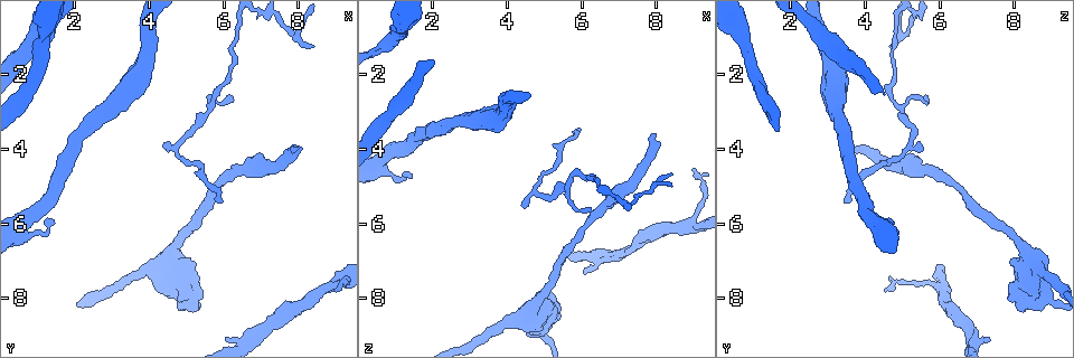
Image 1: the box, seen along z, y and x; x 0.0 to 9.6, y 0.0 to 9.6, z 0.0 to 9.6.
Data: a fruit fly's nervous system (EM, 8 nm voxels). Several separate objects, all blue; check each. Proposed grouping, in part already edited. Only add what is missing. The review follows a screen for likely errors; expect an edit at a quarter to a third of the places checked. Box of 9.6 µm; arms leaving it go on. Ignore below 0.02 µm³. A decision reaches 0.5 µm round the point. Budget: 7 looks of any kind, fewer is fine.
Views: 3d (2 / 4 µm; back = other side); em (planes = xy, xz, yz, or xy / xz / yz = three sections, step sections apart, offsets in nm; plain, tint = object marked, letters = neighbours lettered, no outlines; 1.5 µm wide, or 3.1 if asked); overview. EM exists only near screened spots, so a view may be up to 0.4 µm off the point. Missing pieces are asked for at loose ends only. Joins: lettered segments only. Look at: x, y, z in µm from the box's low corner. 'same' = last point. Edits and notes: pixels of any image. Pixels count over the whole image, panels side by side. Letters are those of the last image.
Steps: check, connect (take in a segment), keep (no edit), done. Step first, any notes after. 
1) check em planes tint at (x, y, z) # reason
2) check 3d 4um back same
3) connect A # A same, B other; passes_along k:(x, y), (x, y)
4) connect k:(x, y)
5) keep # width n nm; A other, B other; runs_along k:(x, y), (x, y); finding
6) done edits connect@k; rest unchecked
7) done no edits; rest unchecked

check em planes letters at (8.95, 7.80, 4.55) # tapers out

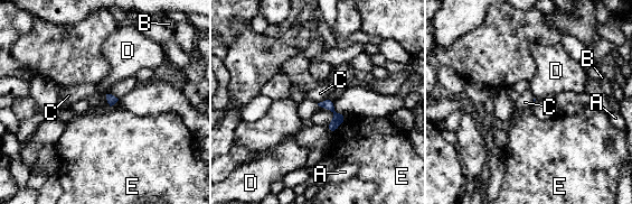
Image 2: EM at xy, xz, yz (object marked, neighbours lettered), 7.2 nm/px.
keep # A other, B other, C other, D other, E other; none of them fits

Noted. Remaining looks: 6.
check em planes tint at (5.95, 5.40, 3.45)

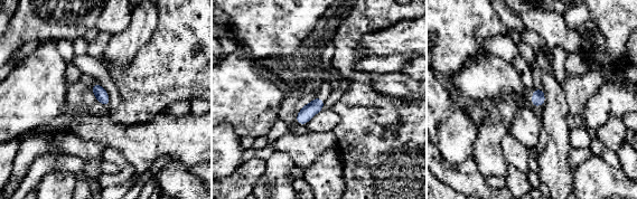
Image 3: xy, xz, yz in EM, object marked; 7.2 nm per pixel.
check em planes letters same

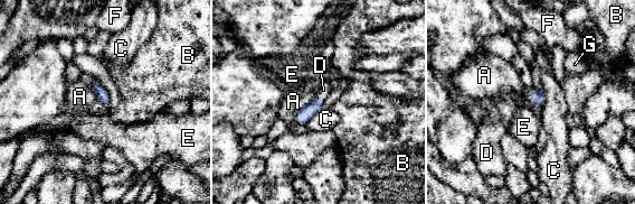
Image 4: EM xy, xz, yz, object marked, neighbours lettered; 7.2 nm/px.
connect D # A other, B other, C other, D same, E other, F other, G other; passes_along 4:(538, 98), (531, 96), (501, 111); the cell continues

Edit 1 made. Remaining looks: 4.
check em planes letters at (8.05, 4.00, 3.60) # free end

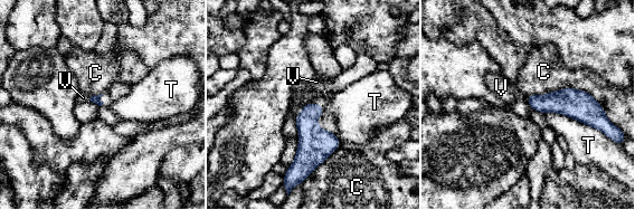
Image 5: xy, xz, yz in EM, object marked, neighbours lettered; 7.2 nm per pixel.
connect V # C other, T other, V same; the cell continues

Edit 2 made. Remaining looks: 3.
done edits connect@4, connect@5; rest unchecked

